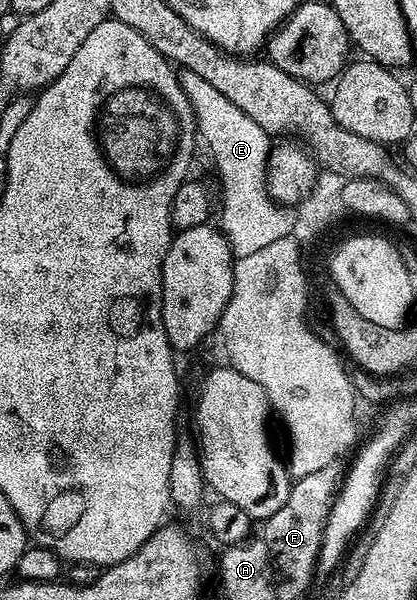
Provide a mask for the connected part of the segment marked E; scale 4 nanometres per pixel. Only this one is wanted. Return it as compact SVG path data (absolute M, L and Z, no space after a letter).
M181 70L177 80L193 109L200 141L213 153L213 162L217 165L218 172L221 173L219 206L222 206L222 210L219 229L229 241L234 259L251 256L253 253L267 248L267 244L275 244L275 240L290 237L295 228L294 207L280 205L272 200L266 187L266 170L271 147L270 134L263 128L259 128L259 124L255 124L255 120L251 120L251 116L247 116L247 112L243 112L238 106L231 104L231 100L227 100L227 96L222 96L212 84L207 84L207 80L201 79L197 73Z

